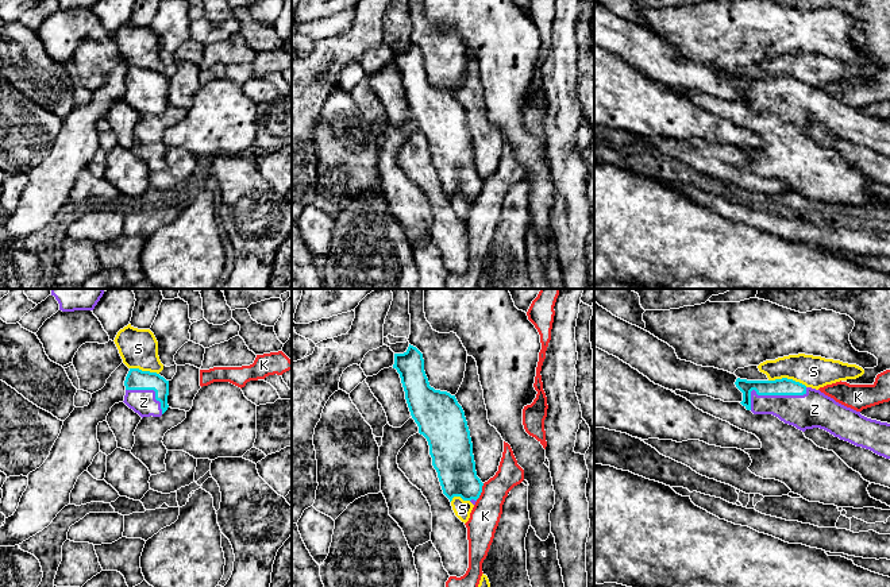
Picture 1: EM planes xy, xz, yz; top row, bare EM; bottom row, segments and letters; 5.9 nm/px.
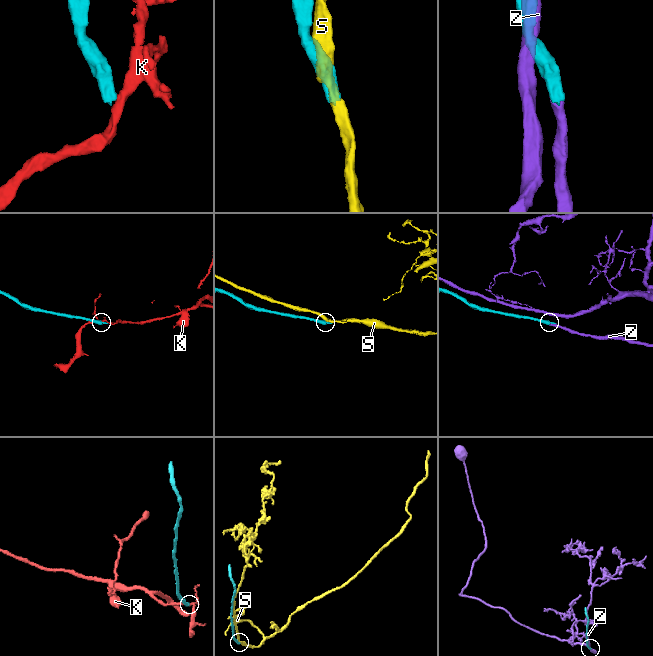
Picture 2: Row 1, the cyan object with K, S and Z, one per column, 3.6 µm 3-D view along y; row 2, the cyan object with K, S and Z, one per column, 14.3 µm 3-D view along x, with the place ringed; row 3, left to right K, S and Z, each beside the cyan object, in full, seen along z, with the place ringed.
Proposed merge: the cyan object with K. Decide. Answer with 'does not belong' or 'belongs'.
does not belong

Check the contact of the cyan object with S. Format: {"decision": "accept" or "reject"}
{"decision": "reject"}

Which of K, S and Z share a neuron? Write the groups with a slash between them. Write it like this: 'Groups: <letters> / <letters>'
Groups: K / S / Z

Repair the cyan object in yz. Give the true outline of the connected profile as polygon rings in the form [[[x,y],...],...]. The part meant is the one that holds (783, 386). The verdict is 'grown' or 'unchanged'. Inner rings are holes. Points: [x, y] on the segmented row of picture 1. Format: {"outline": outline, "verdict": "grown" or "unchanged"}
{"outline": [[[737,378],[735,385],[743,393],[743,401],[740,403],[754,414],[773,414],[785,424],[793,425],[802,432],[820,428],[840,440],[890,459],[890,424],[867,418],[860,412],[836,402],[820,390],[806,387],[787,378],[775,381],[747,381]]], "verdict": "grown"}

